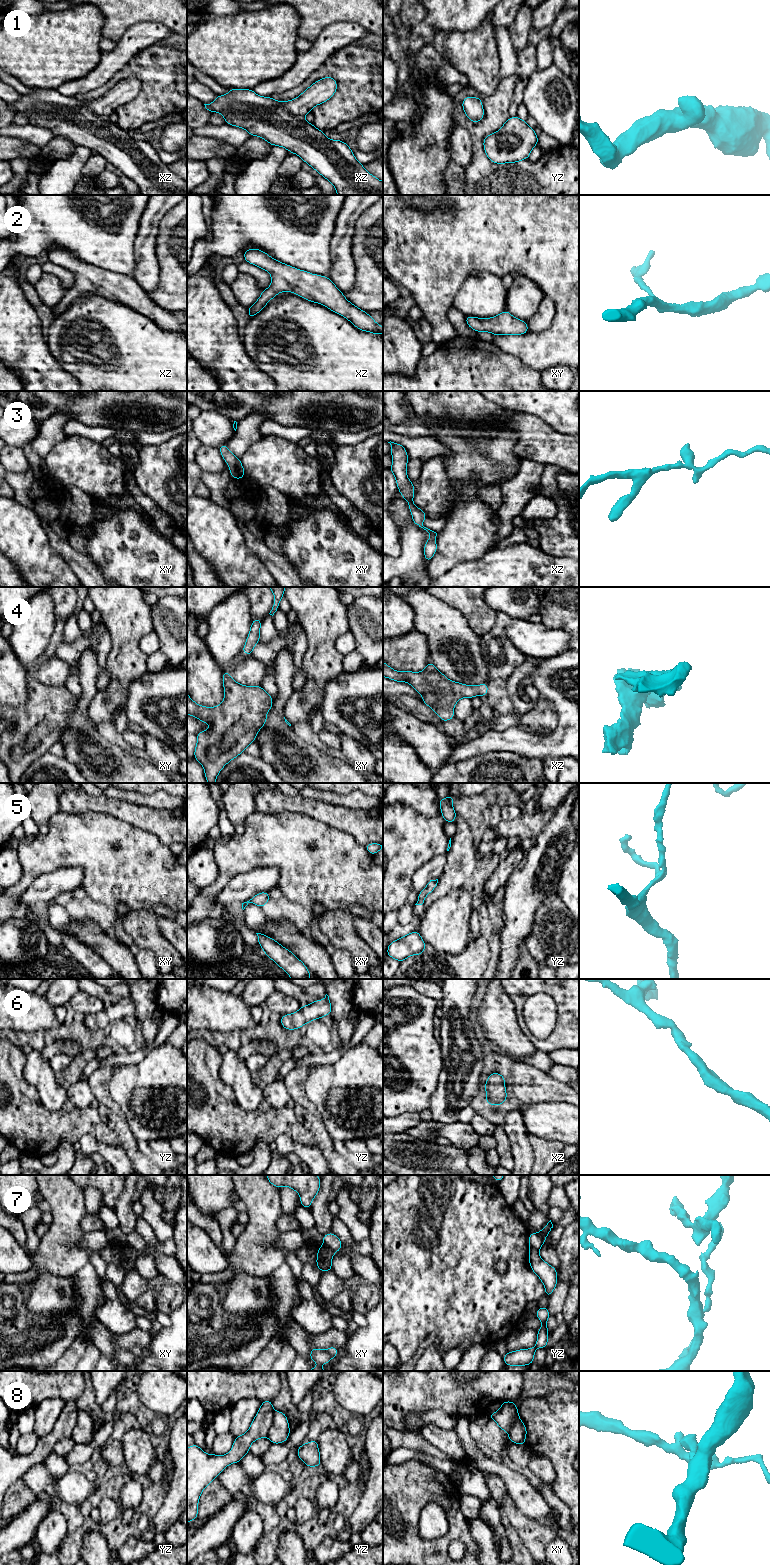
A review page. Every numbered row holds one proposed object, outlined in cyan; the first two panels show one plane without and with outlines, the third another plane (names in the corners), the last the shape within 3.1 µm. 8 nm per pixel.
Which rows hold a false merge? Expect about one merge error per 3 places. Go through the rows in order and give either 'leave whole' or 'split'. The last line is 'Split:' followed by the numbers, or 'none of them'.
1: leave whole
2: leave whole
3: leave whole
4: leave whole
5: leave whole
6: leave whole
7: split
8: split
Split: 7, 8

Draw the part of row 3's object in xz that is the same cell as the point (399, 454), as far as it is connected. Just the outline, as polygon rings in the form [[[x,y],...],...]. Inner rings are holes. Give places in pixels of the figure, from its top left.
[[[391,441],[388,443],[391,445],[391,457],[393,459],[390,470],[396,479],[396,484],[401,496],[408,502],[413,523],[423,528],[430,534],[430,538],[424,545],[424,558],[428,563],[437,551],[437,533],[423,526],[423,521],[428,516],[422,509],[416,507],[413,502],[415,488],[407,476],[407,463],[409,457],[405,447]]]

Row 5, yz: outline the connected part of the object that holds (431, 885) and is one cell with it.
[[[438,879],[436,880],[430,880],[426,887],[418,893],[418,901],[415,905],[422,905],[424,903],[424,900],[428,894],[430,894],[437,886]]]

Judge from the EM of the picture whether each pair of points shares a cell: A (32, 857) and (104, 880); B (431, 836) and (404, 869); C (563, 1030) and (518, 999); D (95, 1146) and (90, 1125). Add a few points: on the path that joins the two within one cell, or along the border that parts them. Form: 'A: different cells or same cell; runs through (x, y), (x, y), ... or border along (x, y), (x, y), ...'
A: same cell; runs through (50, 857), (82, 858), (86, 862)
B: same cell; runs through (423, 844), (406, 861)
C: same cell; runs through (564, 1011), (564, 1003), (550, 989), (532, 989)
D: different cells; border along (78, 1141), (92, 1134), (112, 1147)

